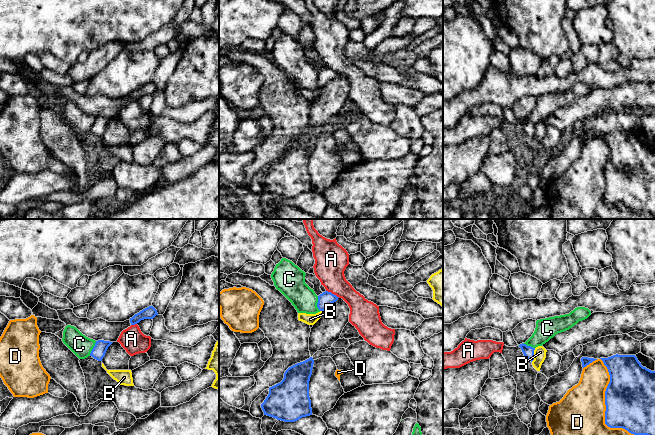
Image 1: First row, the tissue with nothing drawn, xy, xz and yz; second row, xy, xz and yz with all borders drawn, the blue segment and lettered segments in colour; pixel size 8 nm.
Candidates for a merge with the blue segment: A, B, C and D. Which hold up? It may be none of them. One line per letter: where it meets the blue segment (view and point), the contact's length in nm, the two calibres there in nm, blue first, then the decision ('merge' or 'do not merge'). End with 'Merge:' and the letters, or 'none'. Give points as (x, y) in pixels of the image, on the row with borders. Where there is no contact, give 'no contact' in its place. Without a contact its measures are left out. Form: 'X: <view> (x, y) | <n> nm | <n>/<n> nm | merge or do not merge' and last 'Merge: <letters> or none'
A: xz (333, 294) | 130 nm | 120/260 nm | do not merge
B: yz (534, 355) | 120 nm | 90/100 nm | do not merge
C: xy (93, 348) | 130 nm | 110/170 nm | do not merge
D: yz (605, 404) | 650 nm | 400/380 nm | do not merge
Merge: none

